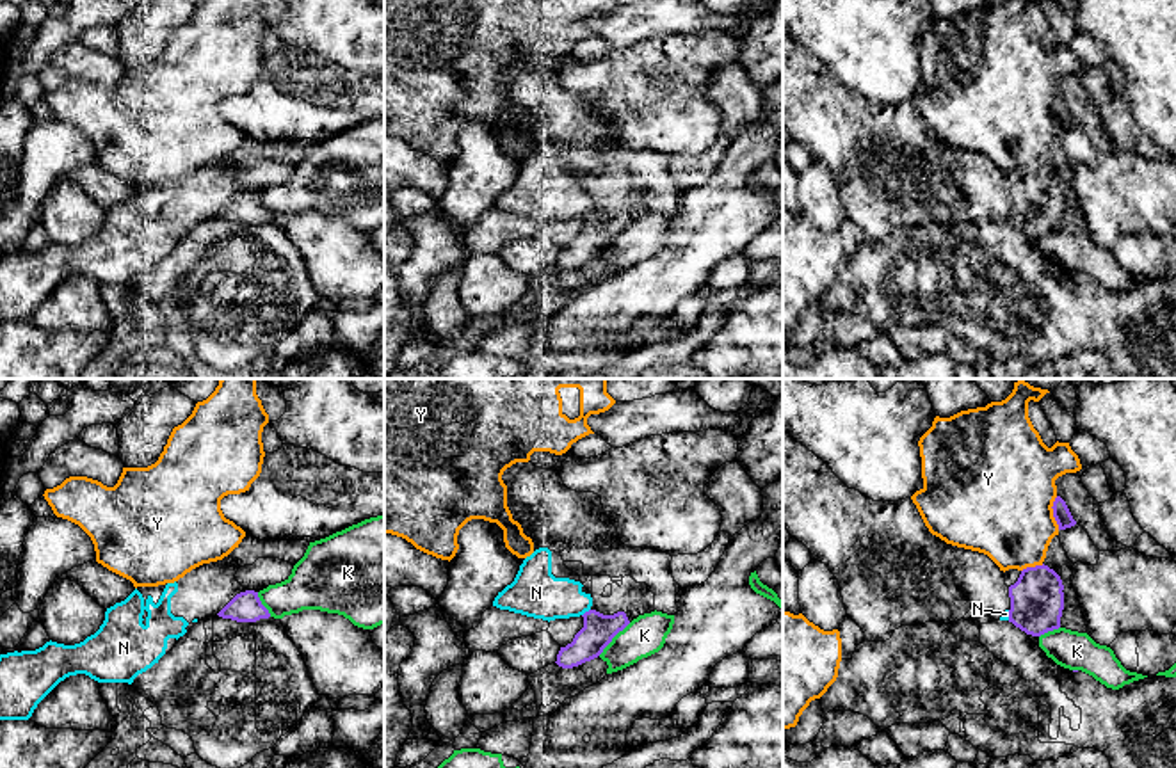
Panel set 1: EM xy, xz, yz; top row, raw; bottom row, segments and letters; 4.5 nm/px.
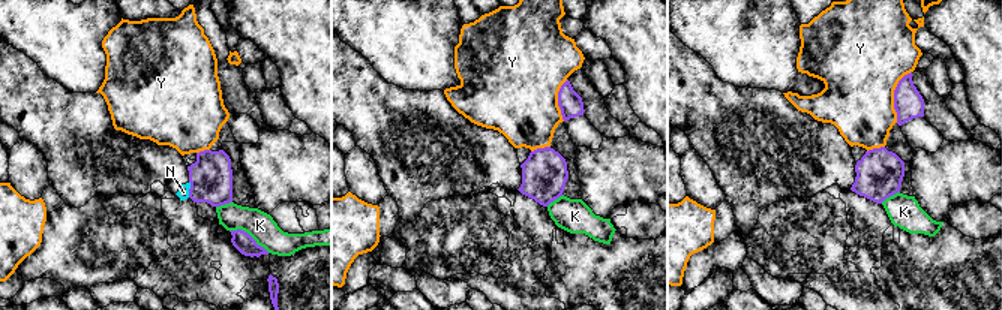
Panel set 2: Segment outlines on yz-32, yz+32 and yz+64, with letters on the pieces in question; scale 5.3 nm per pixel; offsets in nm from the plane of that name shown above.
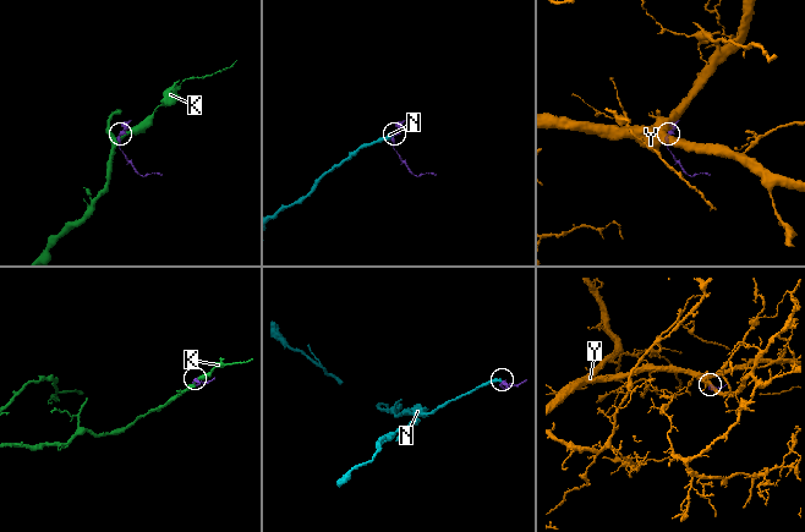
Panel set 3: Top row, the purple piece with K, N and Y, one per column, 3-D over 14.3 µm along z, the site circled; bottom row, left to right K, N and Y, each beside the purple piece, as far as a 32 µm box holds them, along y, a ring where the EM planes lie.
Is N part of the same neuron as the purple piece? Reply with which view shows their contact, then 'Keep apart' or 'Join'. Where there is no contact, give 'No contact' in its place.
Touches purple in xz. Keep apart

